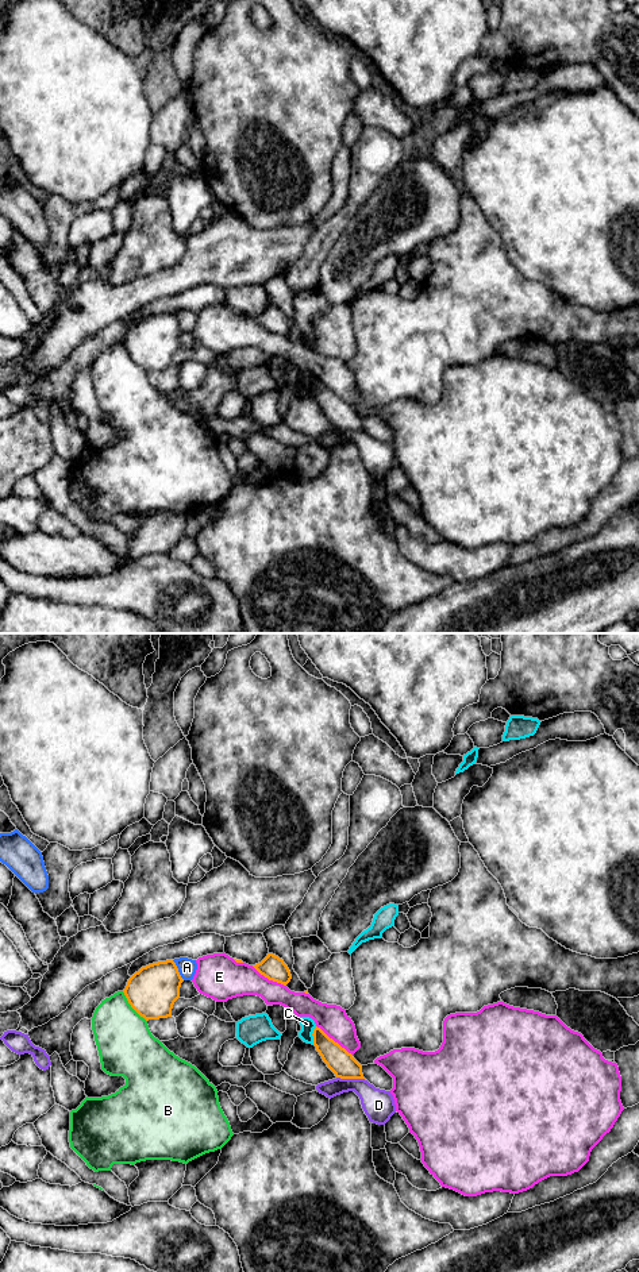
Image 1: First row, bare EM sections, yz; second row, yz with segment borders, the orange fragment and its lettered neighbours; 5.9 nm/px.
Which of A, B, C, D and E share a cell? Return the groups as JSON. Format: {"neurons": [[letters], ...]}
{"neurons": [["A"], ["B"], ["C"], ["D"], ["E"]]}

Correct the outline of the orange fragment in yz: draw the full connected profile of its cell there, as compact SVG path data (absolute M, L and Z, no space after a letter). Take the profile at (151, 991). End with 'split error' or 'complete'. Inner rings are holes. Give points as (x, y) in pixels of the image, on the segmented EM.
M173 960L142 967L123 990L131 1007L146 1021L172 1017L184 979Z; complete

